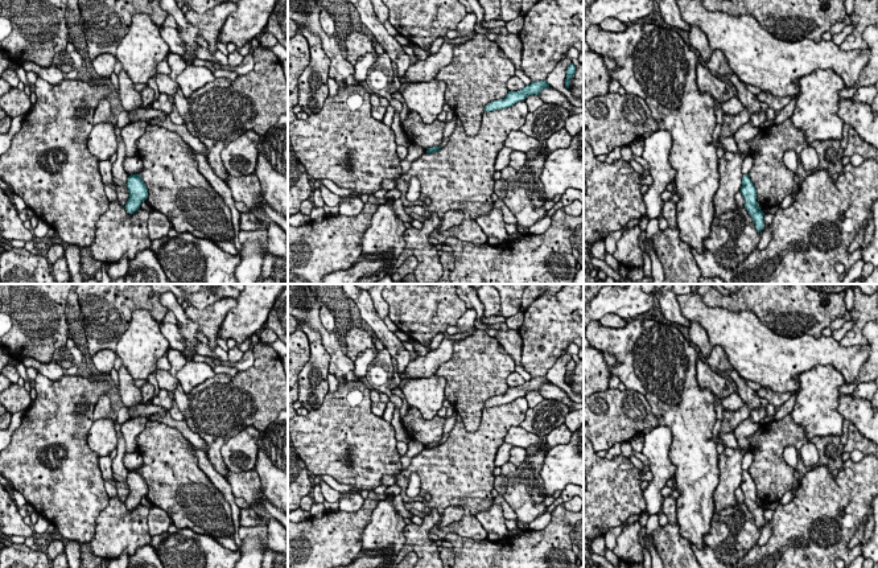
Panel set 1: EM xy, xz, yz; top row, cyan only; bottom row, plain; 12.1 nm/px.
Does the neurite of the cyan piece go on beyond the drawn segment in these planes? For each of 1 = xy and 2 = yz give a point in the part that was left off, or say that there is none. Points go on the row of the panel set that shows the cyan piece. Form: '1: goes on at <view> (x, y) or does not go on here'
1: does not go on here
2: does not go on here

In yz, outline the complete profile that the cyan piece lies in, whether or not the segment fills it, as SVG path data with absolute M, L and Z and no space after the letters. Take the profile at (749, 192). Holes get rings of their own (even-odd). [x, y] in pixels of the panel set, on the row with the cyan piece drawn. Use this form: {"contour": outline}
{"contour": "M743 174L742 177L742 188L741 194L745 198L745 209L749 211L750 217L754 221L757 231L762 231L764 226L763 215L764 213L760 210L757 202L757 189L750 180L749 174Z"}

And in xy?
{"contour": "M131 174L125 186L128 188L129 198L124 207L129 214L133 214L140 209L141 202L148 198L148 188L139 174Z"}

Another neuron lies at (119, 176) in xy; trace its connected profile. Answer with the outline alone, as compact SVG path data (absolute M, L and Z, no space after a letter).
M124 141L118 143L116 161L112 164L112 182L116 186L125 186L129 174L124 170L123 162L125 159L125 145Z

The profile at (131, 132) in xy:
M143 120L129 123L120 129L120 135L125 145L125 157L136 156L137 153L136 141L144 135L147 125L148 123Z

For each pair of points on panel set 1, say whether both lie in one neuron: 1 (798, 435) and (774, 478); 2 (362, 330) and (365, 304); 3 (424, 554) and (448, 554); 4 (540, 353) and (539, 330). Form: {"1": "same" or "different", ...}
{"1": "same", "2": "different", "3": "different", "4": "same"}

